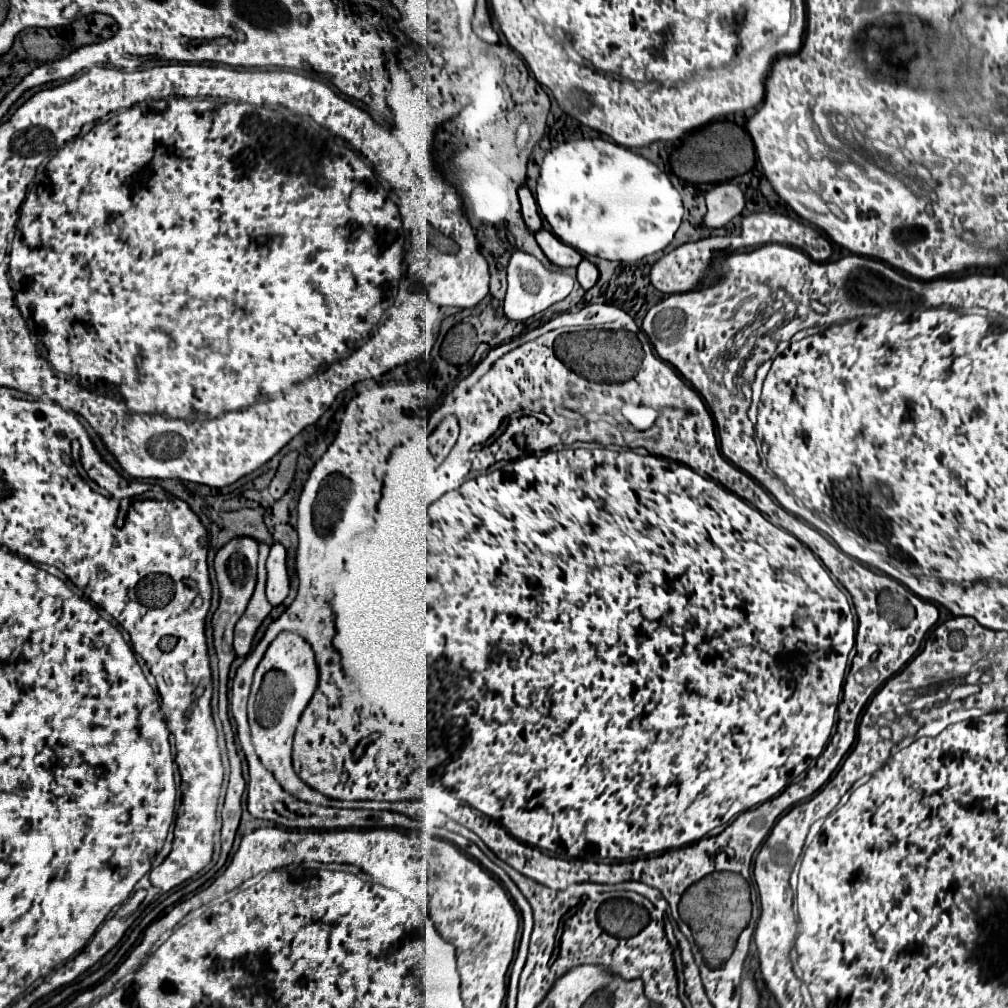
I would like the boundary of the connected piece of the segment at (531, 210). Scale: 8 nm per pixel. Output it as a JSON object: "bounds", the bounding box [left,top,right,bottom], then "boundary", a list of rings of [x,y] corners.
{"bounds":[518,184,542,232],"boundary":[[[524,184],[520,186],[518,190],[518,196],[520,196],[520,204],[522,204],[522,216],[524,216],[524,222],[526,226],[536,232],[538,228],[542,228],[542,218],[540,218],[540,212],[538,212],[538,204],[530,192],[530,188]]]}

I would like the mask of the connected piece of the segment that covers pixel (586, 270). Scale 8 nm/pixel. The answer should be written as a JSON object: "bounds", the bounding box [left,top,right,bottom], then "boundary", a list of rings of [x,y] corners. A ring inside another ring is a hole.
{"bounds":[578,258,598,290],"boundary":[[[584,258],[578,264],[578,282],[580,282],[580,286],[584,290],[590,290],[596,284],[596,280],[598,280],[598,268],[590,260]]]}

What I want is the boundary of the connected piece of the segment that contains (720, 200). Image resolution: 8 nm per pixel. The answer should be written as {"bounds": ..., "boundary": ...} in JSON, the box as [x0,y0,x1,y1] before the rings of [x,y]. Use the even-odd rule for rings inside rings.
{"bounds":[704,182,744,228],"boundary":[[[732,182],[716,184],[712,190],[706,192],[706,206],[708,206],[708,212],[704,216],[704,224],[708,228],[720,228],[720,226],[728,224],[734,216],[738,216],[744,210],[744,192]]]}

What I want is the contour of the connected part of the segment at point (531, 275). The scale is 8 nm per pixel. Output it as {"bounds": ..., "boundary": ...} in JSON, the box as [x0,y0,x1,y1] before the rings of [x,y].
{"bounds":[504,250,574,322],"boundary":[[[516,250],[512,252],[508,264],[508,292],[504,298],[504,314],[510,320],[518,320],[518,322],[528,320],[530,316],[546,310],[548,306],[564,300],[572,292],[572,286],[574,286],[574,278],[568,276],[566,272],[548,270],[542,266],[542,262],[536,256]]]}

